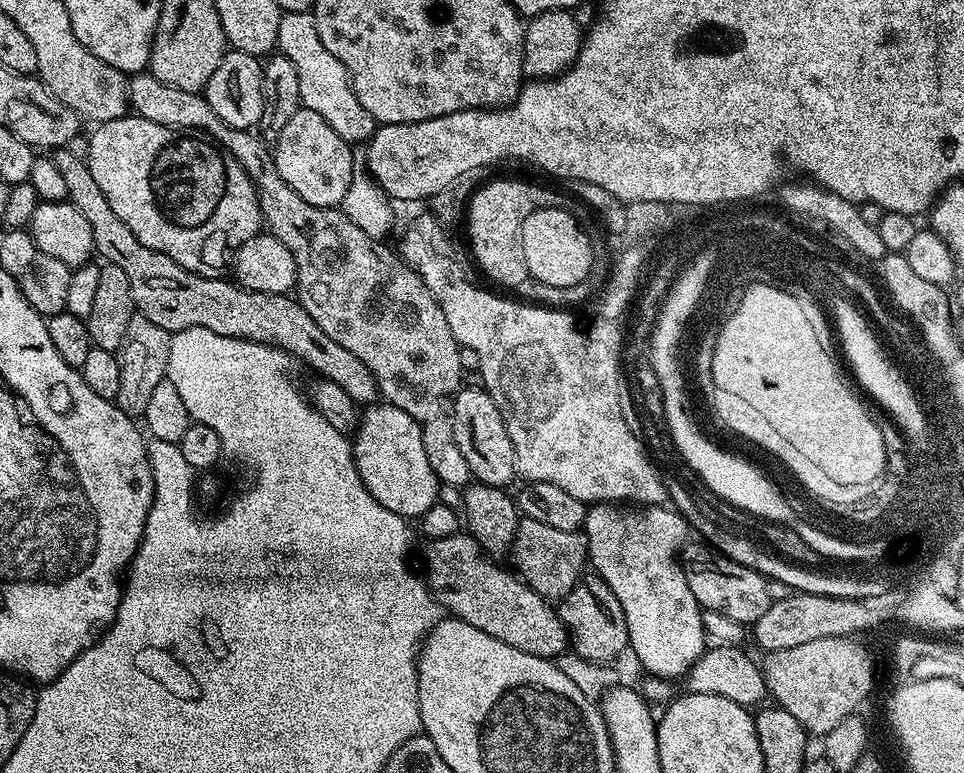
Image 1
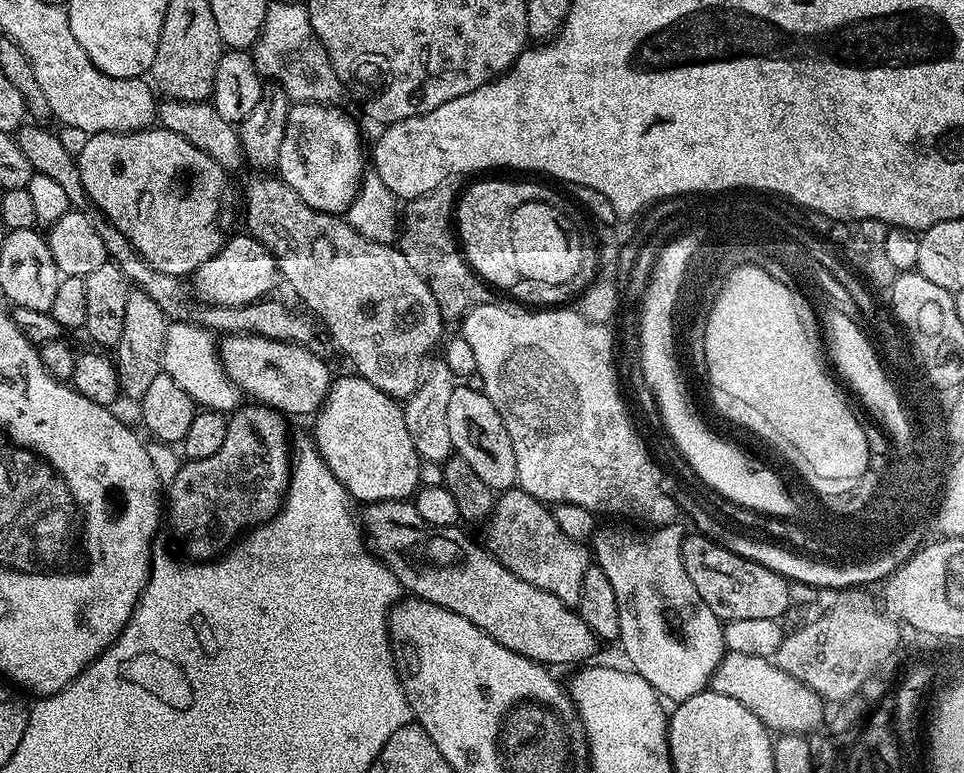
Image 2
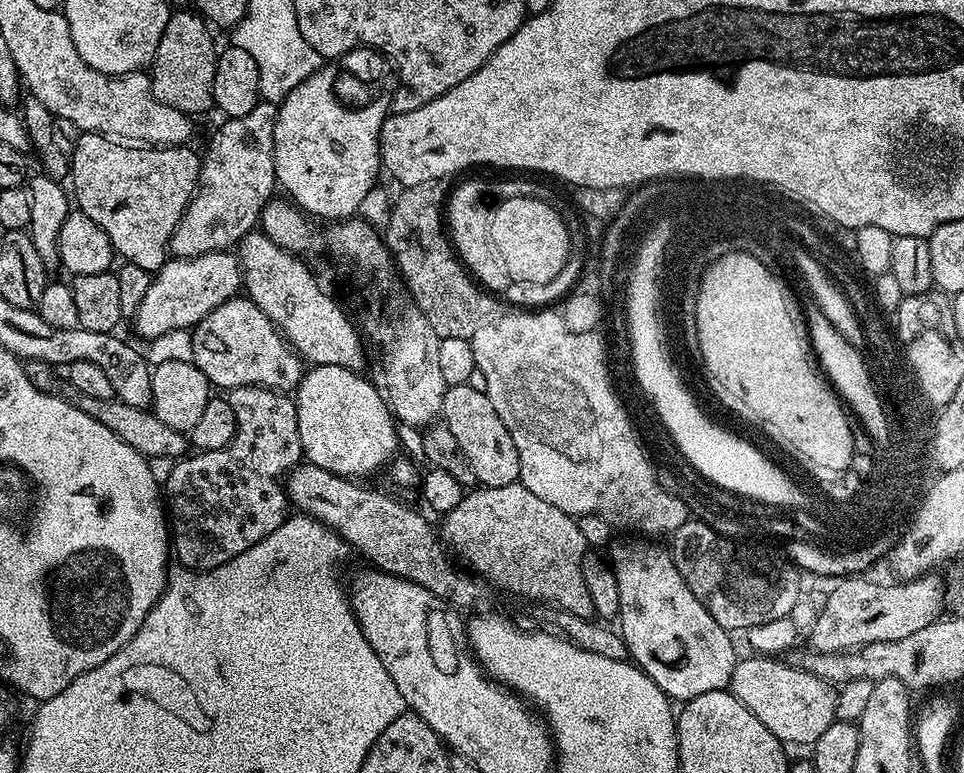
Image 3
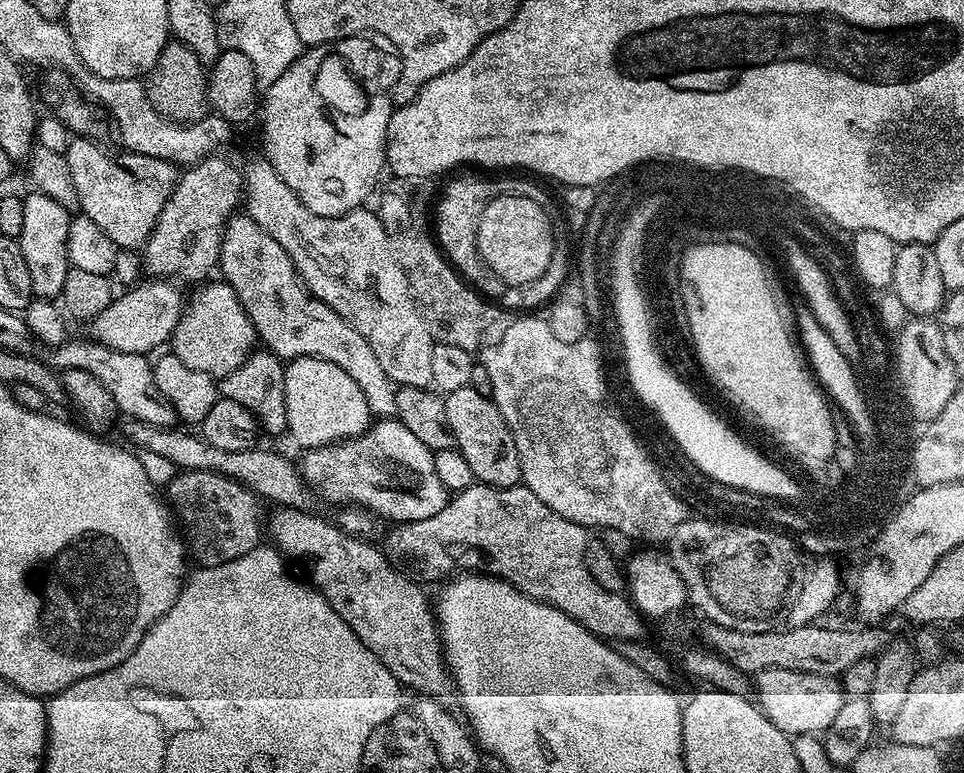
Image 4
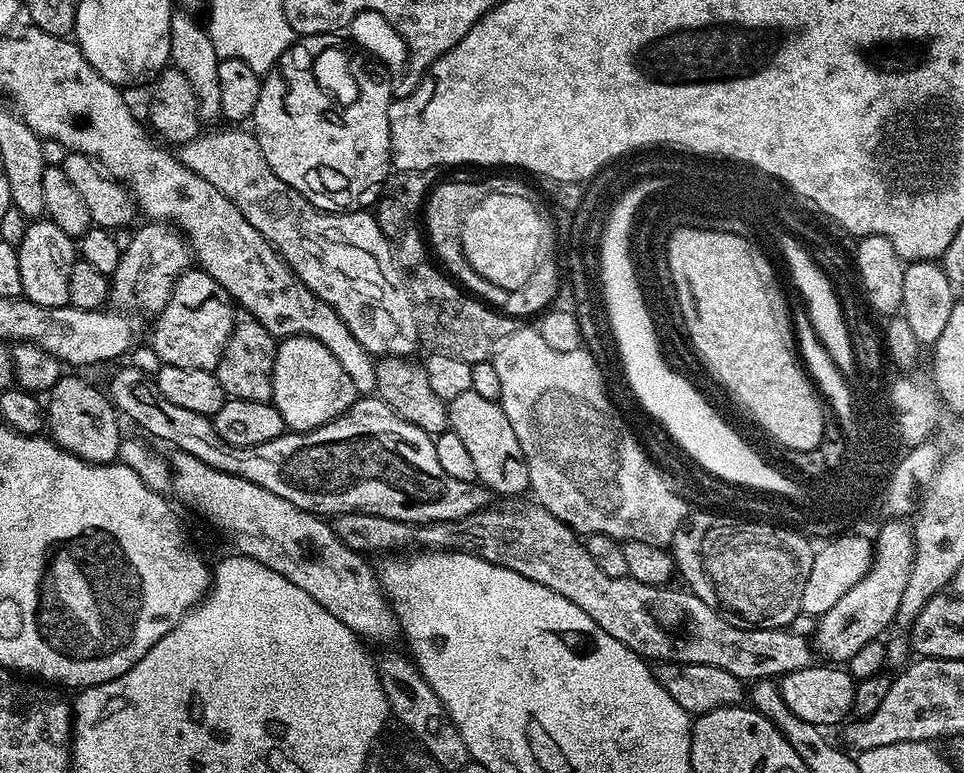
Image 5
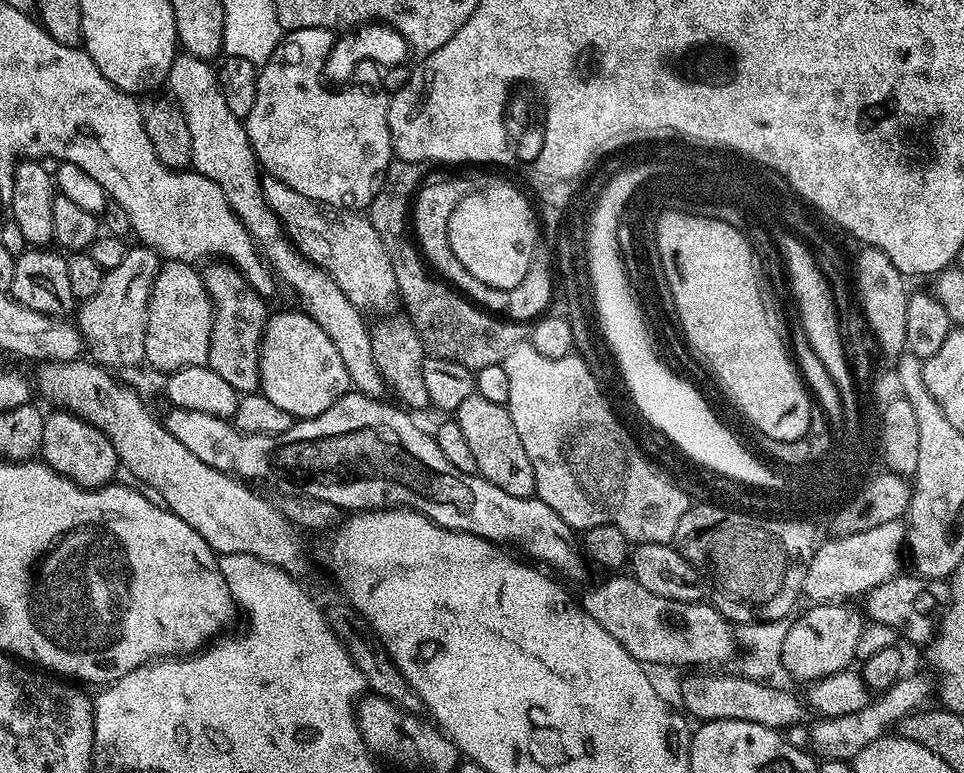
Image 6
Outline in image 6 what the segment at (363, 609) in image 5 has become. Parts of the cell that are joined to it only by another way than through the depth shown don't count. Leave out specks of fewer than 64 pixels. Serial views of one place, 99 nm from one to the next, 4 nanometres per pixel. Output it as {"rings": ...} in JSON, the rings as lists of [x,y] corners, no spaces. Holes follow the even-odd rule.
{"rings":[[[88,358],[71,360],[70,362],[58,362],[49,360],[41,363],[40,368],[34,375],[34,388],[37,393],[44,395],[52,403],[52,406],[59,406],[63,411],[72,412],[75,416],[81,416],[86,422],[90,422],[114,446],[118,454],[121,465],[129,468],[142,483],[145,489],[151,490],[162,501],[164,507],[168,508],[186,526],[194,526],[202,538],[211,546],[213,552],[220,556],[226,554],[254,554],[254,558],[262,558],[262,562],[270,562],[270,566],[278,566],[284,572],[289,572],[291,576],[299,577],[300,572],[308,568],[308,548],[304,545],[301,529],[295,524],[291,524],[287,518],[279,512],[266,495],[259,496],[255,492],[255,487],[249,486],[245,481],[229,476],[227,472],[214,470],[214,466],[206,466],[202,458],[190,454],[170,430],[164,428],[159,419],[152,417],[150,409],[144,405],[144,400],[132,388],[127,388],[124,384],[119,384],[115,380],[113,373],[109,369],[93,362]]]}

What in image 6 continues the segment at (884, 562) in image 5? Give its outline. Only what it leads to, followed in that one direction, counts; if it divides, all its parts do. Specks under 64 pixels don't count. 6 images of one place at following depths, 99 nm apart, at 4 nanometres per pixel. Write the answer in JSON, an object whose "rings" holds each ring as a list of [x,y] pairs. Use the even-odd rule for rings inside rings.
{"rings":[[[848,602],[813,603],[808,606],[812,608],[797,615],[782,644],[780,663],[783,671],[788,671],[796,680],[811,682],[851,669],[856,660],[858,638],[866,623],[861,609],[852,606]]]}

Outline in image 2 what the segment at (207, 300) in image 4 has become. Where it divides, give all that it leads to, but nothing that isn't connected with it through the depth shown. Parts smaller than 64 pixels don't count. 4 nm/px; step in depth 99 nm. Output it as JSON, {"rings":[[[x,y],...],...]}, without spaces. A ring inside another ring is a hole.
{"rings":[[[224,336],[218,344],[220,360],[228,370],[228,379],[235,382],[241,393],[248,395],[249,392],[256,399],[253,401],[275,408],[285,417],[315,417],[332,388],[334,372],[312,350],[302,344],[261,336]]]}

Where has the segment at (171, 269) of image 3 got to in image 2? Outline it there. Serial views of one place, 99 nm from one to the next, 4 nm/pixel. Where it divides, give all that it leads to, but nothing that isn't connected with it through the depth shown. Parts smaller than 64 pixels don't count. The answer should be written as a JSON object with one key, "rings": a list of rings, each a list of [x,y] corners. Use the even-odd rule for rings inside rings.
{"rings":[[[229,235],[214,258],[202,262],[190,277],[190,288],[197,301],[209,306],[246,306],[256,300],[263,300],[281,279],[280,269],[276,267],[276,257],[262,242],[252,236]]]}

